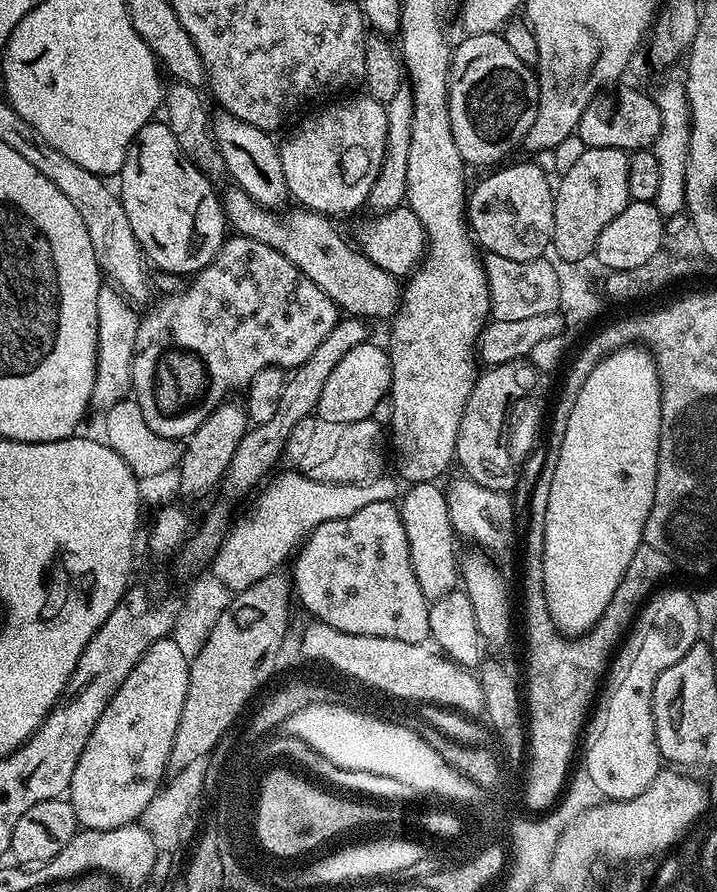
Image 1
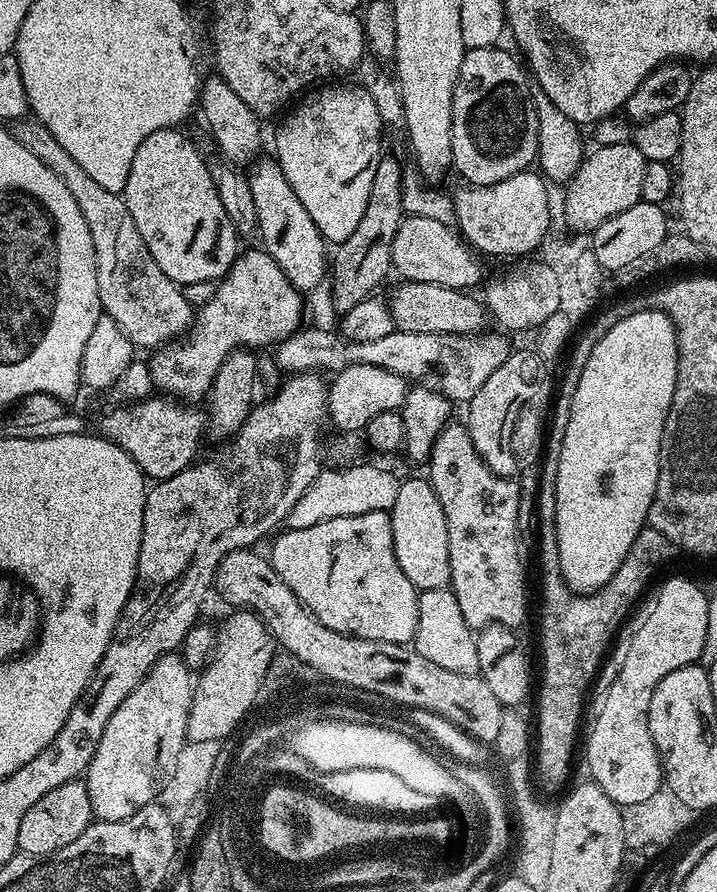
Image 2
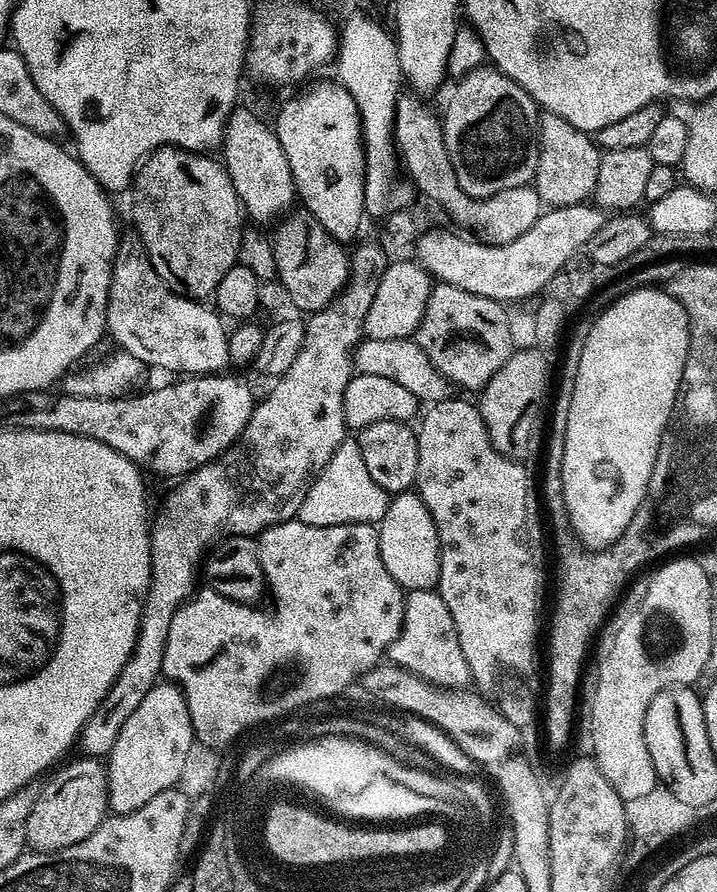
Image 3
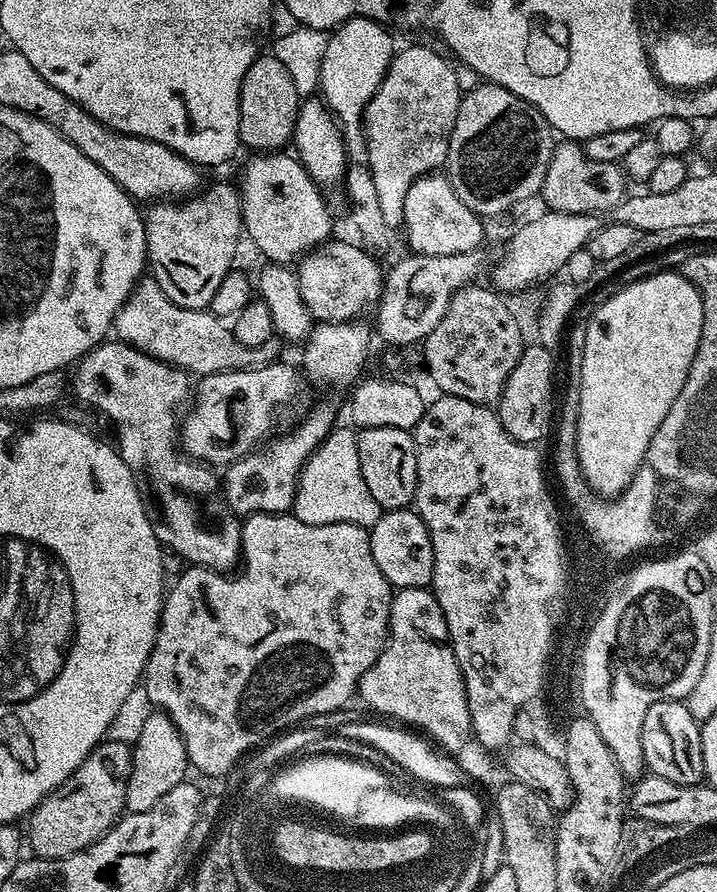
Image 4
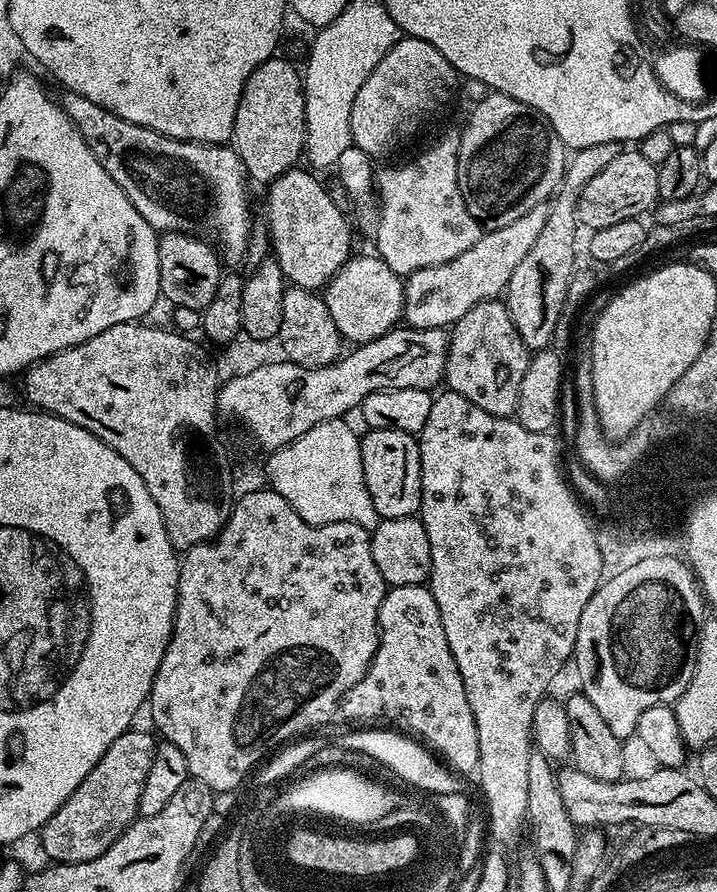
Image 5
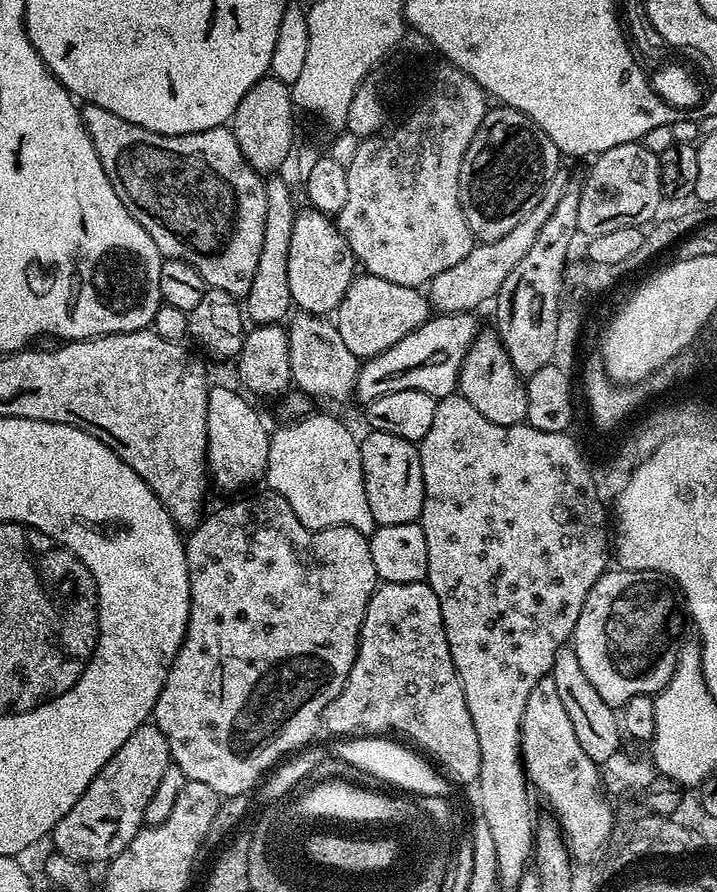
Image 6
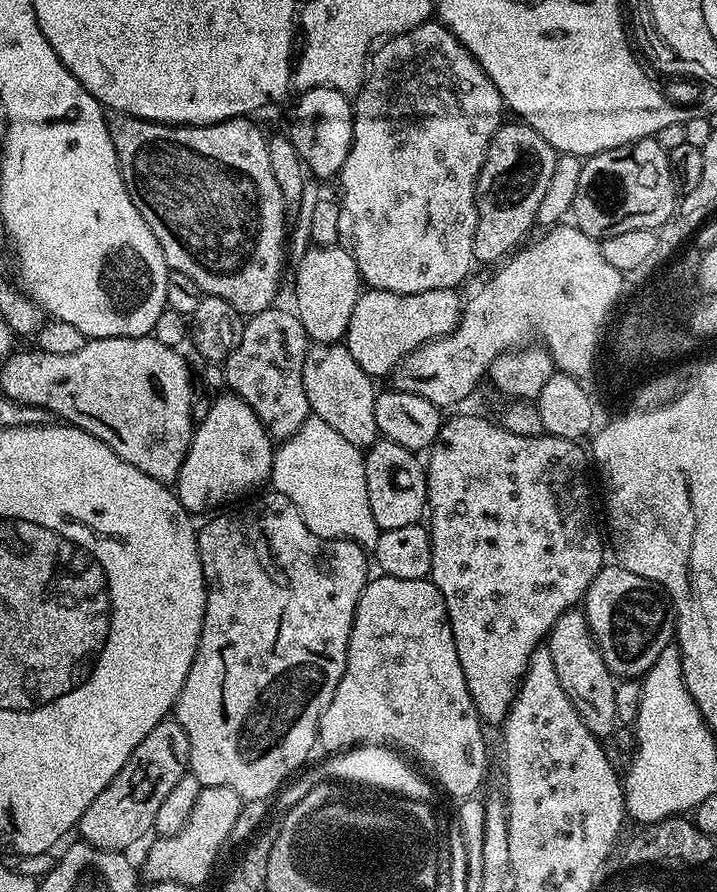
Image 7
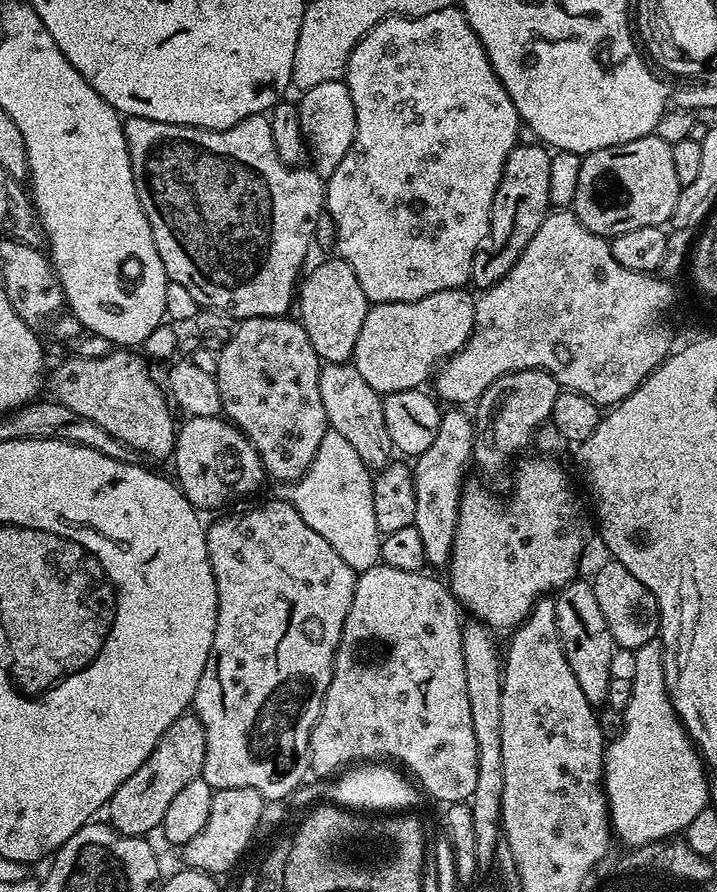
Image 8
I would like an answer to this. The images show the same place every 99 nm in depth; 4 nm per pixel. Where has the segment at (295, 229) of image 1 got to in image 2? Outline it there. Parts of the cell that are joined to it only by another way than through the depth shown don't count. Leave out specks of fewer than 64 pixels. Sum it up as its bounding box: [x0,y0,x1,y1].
[390,280,486,336]

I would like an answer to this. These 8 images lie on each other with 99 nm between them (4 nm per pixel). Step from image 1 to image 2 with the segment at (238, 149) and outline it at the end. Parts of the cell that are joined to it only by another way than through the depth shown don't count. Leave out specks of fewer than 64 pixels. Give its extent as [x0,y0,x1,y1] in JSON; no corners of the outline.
[246,159,330,294]

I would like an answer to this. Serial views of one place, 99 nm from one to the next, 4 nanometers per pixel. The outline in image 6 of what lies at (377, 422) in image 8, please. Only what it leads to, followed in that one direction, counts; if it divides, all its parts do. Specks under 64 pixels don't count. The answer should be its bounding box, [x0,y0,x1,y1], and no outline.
[288,313,360,403]

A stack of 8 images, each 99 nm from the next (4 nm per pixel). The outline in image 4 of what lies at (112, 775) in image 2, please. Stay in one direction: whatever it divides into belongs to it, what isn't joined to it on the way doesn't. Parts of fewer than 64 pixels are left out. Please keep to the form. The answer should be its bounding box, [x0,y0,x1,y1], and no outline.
[124,710,190,812]

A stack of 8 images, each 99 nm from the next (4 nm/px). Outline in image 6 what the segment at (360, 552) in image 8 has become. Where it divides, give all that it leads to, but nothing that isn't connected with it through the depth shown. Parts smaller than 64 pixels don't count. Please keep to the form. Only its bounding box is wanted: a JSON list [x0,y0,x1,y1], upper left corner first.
[263,414,378,536]

